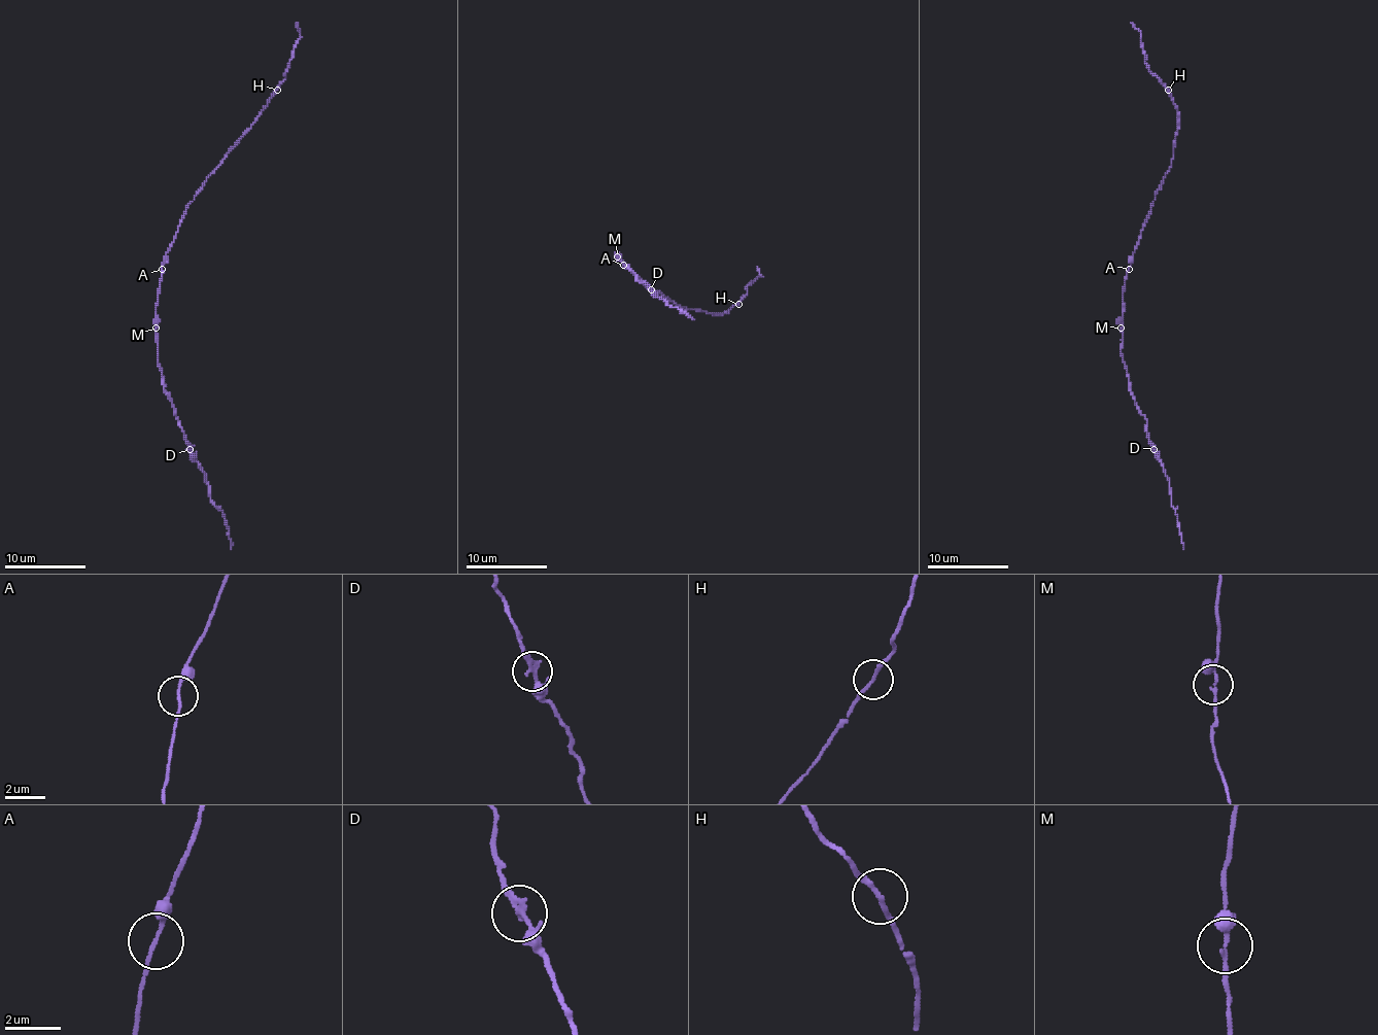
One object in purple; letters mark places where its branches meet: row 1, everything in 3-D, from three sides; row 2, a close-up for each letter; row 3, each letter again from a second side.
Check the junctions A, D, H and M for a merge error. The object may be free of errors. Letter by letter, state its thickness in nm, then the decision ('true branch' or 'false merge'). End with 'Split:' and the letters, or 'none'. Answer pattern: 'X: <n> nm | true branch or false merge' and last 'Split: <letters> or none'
A: 140 nm | true branch
D: 160 nm | true branch
H: 160 nm | true branch
M: 150 nm | true branch
Split: none

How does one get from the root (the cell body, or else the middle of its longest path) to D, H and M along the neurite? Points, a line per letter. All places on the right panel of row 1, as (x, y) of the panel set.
D: (1129, 269), (1123, 290), (1121, 356), (1129, 378), (1129, 390), (1147, 421), (1149, 443), (1152, 449)
H: (1129, 269), (1155, 200), (1155, 192), (1173, 157), (1177, 108), (1167, 90)
M: (1129, 269), (1123, 290), (1121, 328)

